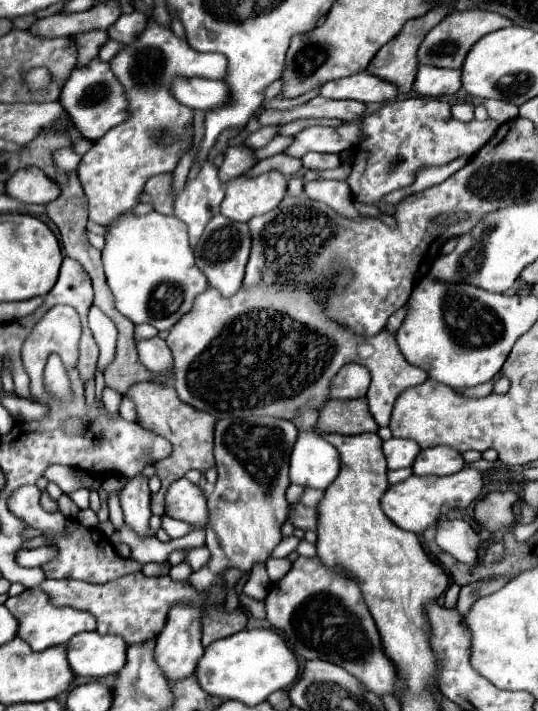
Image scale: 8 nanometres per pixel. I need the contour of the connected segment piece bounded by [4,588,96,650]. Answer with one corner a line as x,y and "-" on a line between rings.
40,588
24,590
22,594
8,598
4,606
18,620
18,634
16,636
20,640
28,642
32,650
46,650
46,648
58,646
58,644
66,644
74,634
96,630
96,620
92,618
92,614
82,612
82,610
74,610
68,606
64,606
64,608
52,606
48,602
48,596

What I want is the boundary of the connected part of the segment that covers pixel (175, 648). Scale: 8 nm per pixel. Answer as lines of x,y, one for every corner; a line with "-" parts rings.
178,604
170,610
168,620
164,630
160,632
160,636
156,638
156,648
154,648
154,660
158,664
158,668
162,670
162,674
166,676
166,680
184,680
190,678
194,674
196,662
204,652
204,646
200,642
202,636
202,626
200,626
200,610
186,606
186,604

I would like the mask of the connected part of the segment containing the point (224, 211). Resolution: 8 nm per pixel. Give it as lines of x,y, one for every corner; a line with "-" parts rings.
260,174
256,178
238,176
226,182
226,196
220,204
220,214
234,222
248,222
254,216
266,214
280,204
286,192
288,178
284,174

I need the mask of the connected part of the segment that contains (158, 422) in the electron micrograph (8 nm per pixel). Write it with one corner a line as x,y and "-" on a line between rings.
138,382
126,392
126,396
130,396
136,404
140,426
144,426
146,430
152,430
154,434
160,434
162,438
166,438
172,444
172,454
154,464
158,478
162,482
162,488
160,488
160,492
156,492
152,496
152,514
164,516
164,506
166,506
164,494
168,492
168,486
174,480
180,480
188,470
206,472
208,468
214,466
212,446
214,446
216,418
180,402
180,398
172,386
162,386
162,384
154,384
154,382

